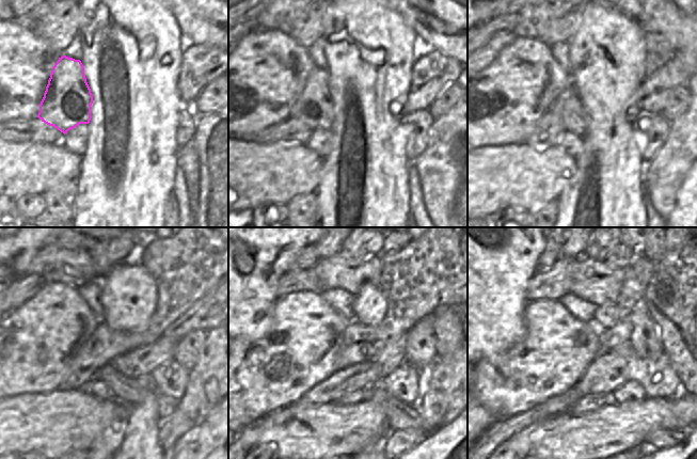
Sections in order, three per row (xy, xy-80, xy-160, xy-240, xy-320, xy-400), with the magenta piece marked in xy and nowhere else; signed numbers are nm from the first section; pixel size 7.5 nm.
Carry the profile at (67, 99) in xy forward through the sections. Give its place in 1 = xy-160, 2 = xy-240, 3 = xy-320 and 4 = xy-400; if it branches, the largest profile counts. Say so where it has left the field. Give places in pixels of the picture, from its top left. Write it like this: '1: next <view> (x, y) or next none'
1: next xy-160 (568, 104)
2: next xy-240 (131, 391)
3: next xy-320 (400, 415)
4: next xy-400 (662, 438)

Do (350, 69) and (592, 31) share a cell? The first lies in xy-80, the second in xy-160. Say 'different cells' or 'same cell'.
same cell

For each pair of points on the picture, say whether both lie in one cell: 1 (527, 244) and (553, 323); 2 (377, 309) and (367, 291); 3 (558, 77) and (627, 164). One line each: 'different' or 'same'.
1: different
2: same
3: different

